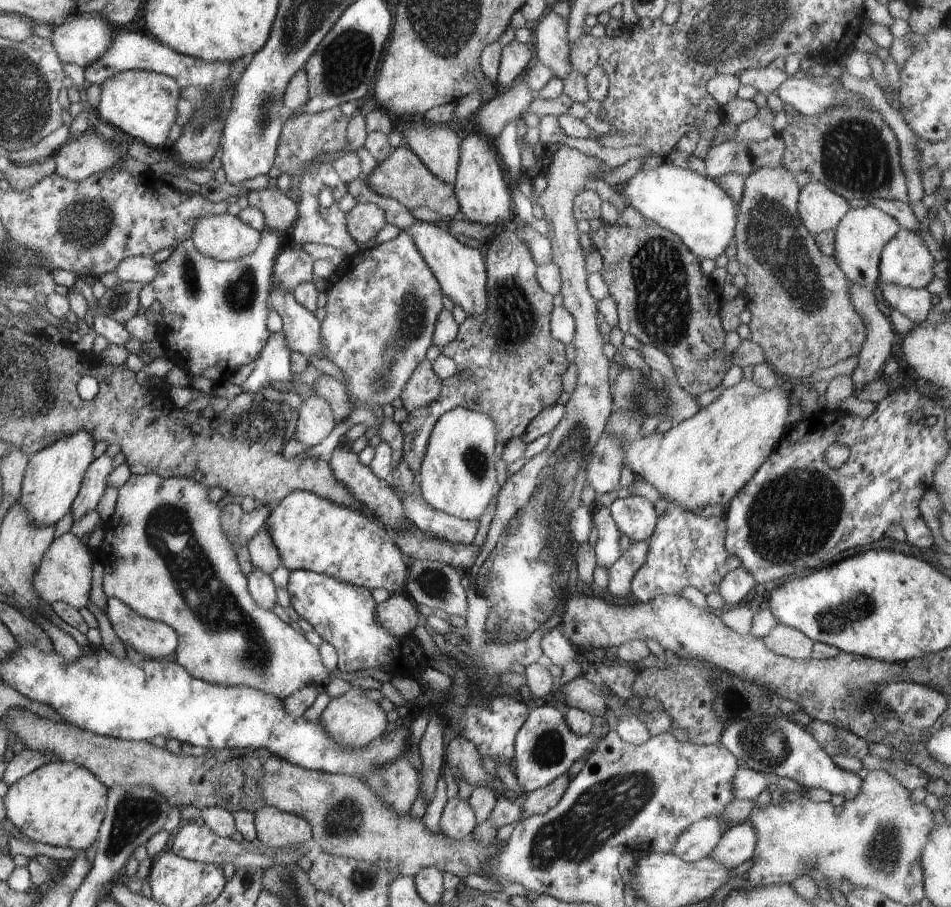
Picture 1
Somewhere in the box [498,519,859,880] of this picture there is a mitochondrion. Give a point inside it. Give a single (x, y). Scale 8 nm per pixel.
(599, 813)

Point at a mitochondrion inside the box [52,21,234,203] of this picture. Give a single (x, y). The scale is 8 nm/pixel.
(210, 110)

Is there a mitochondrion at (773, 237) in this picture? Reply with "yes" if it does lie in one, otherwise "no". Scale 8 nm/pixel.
yes

